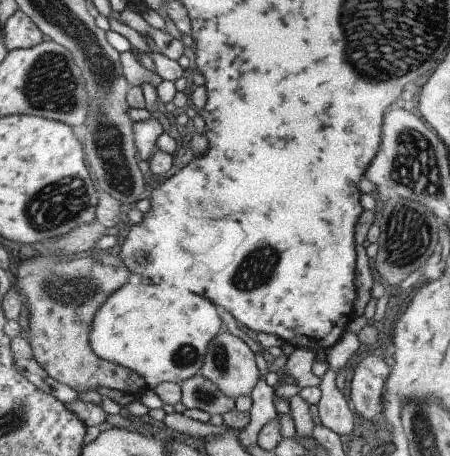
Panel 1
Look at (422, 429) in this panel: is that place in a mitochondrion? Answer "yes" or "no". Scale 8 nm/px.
yes

